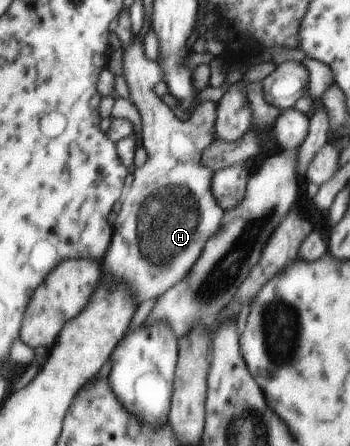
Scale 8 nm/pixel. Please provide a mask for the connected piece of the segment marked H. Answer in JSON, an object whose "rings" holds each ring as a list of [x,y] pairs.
{"rings":[[[132,34],[133,41],[123,50],[123,77],[130,92],[129,104],[134,112],[139,113],[139,124],[142,125],[142,144],[148,151],[148,162],[138,167],[129,179],[129,186],[123,195],[121,209],[114,224],[114,236],[109,252],[106,253],[102,268],[108,276],[116,278],[120,285],[130,289],[135,299],[146,302],[150,298],[158,300],[164,293],[168,293],[177,282],[182,282],[190,274],[190,268],[196,265],[202,248],[206,242],[220,230],[220,222],[224,218],[224,210],[218,206],[212,194],[212,176],[210,168],[204,168],[202,152],[209,148],[217,136],[218,103],[212,100],[201,102],[187,118],[182,118],[174,107],[162,100],[154,88],[163,80],[161,64],[150,60],[144,54],[144,44],[140,36]]]}

